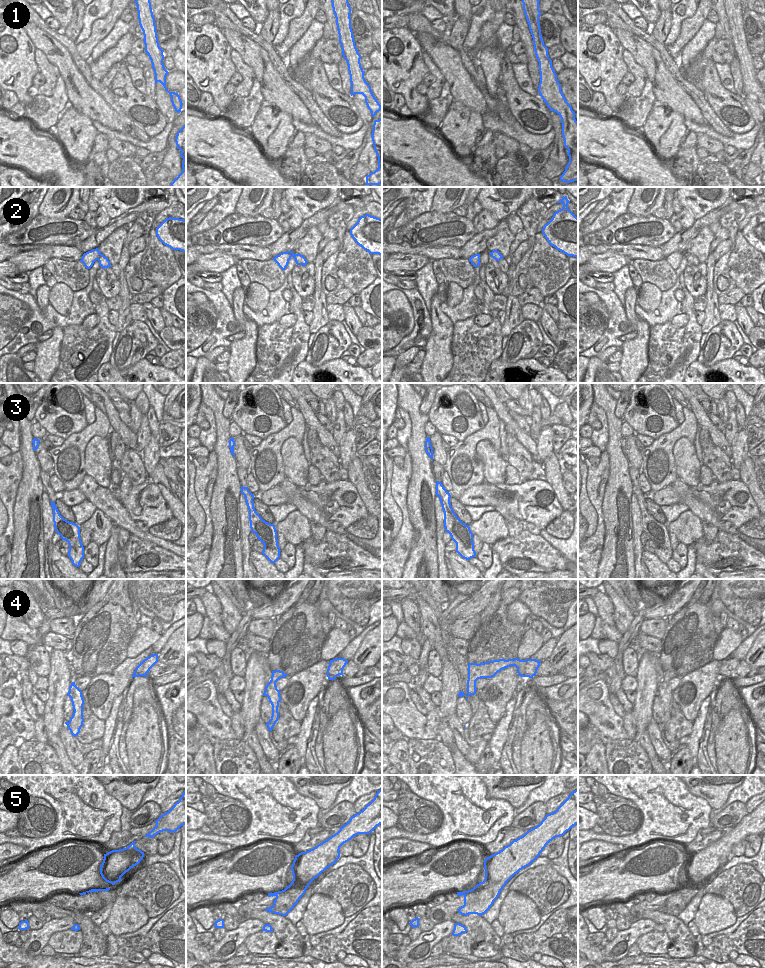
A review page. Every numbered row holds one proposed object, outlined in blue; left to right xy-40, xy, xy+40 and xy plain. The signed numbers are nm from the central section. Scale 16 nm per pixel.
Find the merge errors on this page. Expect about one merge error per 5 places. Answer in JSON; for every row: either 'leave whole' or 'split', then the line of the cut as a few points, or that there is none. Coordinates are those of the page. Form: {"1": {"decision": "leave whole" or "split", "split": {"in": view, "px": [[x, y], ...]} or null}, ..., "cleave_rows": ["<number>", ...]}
{"1": {"decision": "leave whole", "split": null}, "2": {"decision": "leave whole", "split": null}, "3": {"decision": "leave whole", "split": null}, "4": {"decision": "leave whole", "split": null}, "5": {"decision": "leave whole", "split": null}, "cleave_rows": []}

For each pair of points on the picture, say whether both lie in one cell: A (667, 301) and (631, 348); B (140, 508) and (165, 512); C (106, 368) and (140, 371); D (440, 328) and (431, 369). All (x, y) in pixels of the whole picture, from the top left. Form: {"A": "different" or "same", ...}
{"A": "different", "B": "same", "C": "same", "D": "same"}

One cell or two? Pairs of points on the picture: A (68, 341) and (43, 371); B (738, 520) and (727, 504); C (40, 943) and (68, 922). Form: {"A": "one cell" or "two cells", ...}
{"A": "two cells", "B": "one cell", "C": "one cell"}

